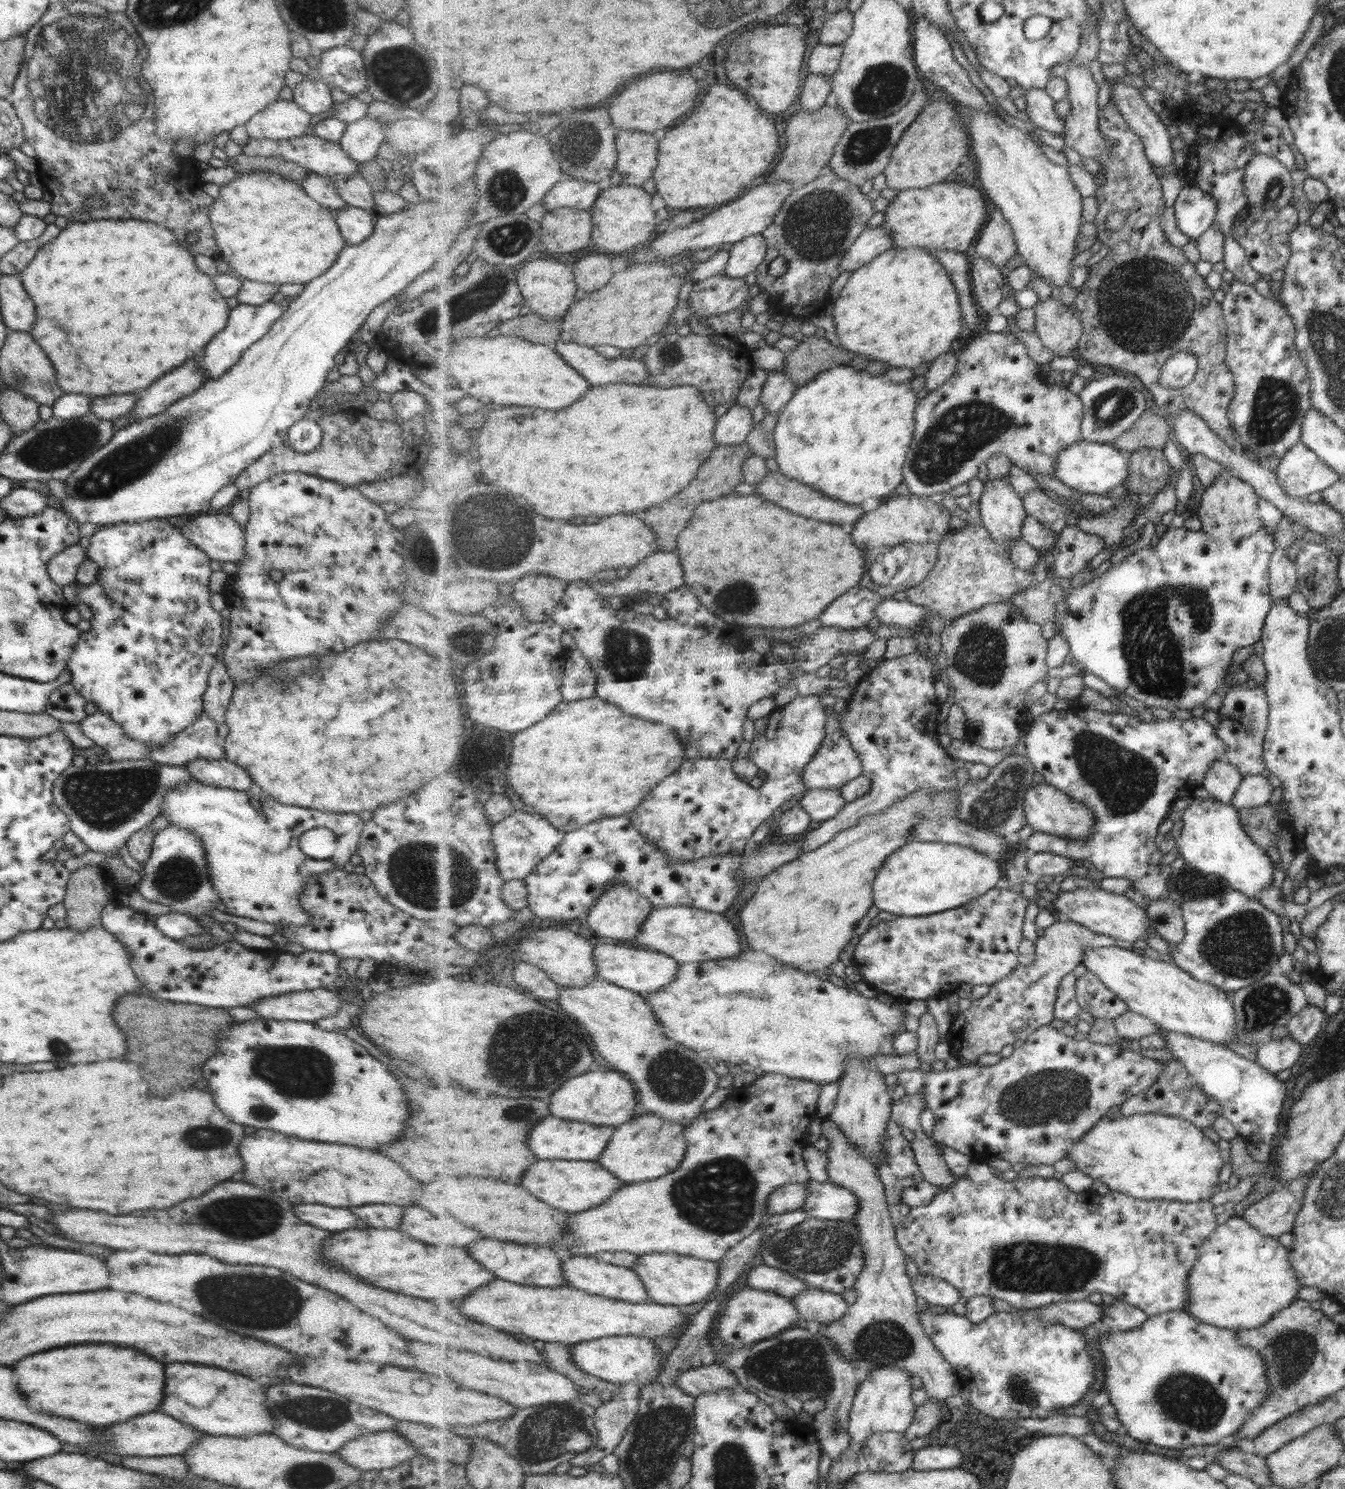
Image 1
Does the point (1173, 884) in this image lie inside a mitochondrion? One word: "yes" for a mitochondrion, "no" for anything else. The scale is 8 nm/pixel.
yes

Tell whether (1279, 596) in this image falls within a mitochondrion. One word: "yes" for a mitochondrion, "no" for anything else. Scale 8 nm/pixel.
no

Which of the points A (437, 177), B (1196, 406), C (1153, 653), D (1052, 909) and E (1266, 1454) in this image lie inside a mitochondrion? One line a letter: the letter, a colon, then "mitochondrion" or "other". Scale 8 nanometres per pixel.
A: other
B: other
C: mitochondrion
D: other
E: other

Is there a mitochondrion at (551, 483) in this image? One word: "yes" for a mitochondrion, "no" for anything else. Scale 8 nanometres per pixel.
no

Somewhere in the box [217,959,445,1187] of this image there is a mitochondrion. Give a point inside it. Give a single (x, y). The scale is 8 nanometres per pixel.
(306, 1071)

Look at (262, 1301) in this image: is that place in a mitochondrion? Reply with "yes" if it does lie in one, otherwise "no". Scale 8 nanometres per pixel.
yes

